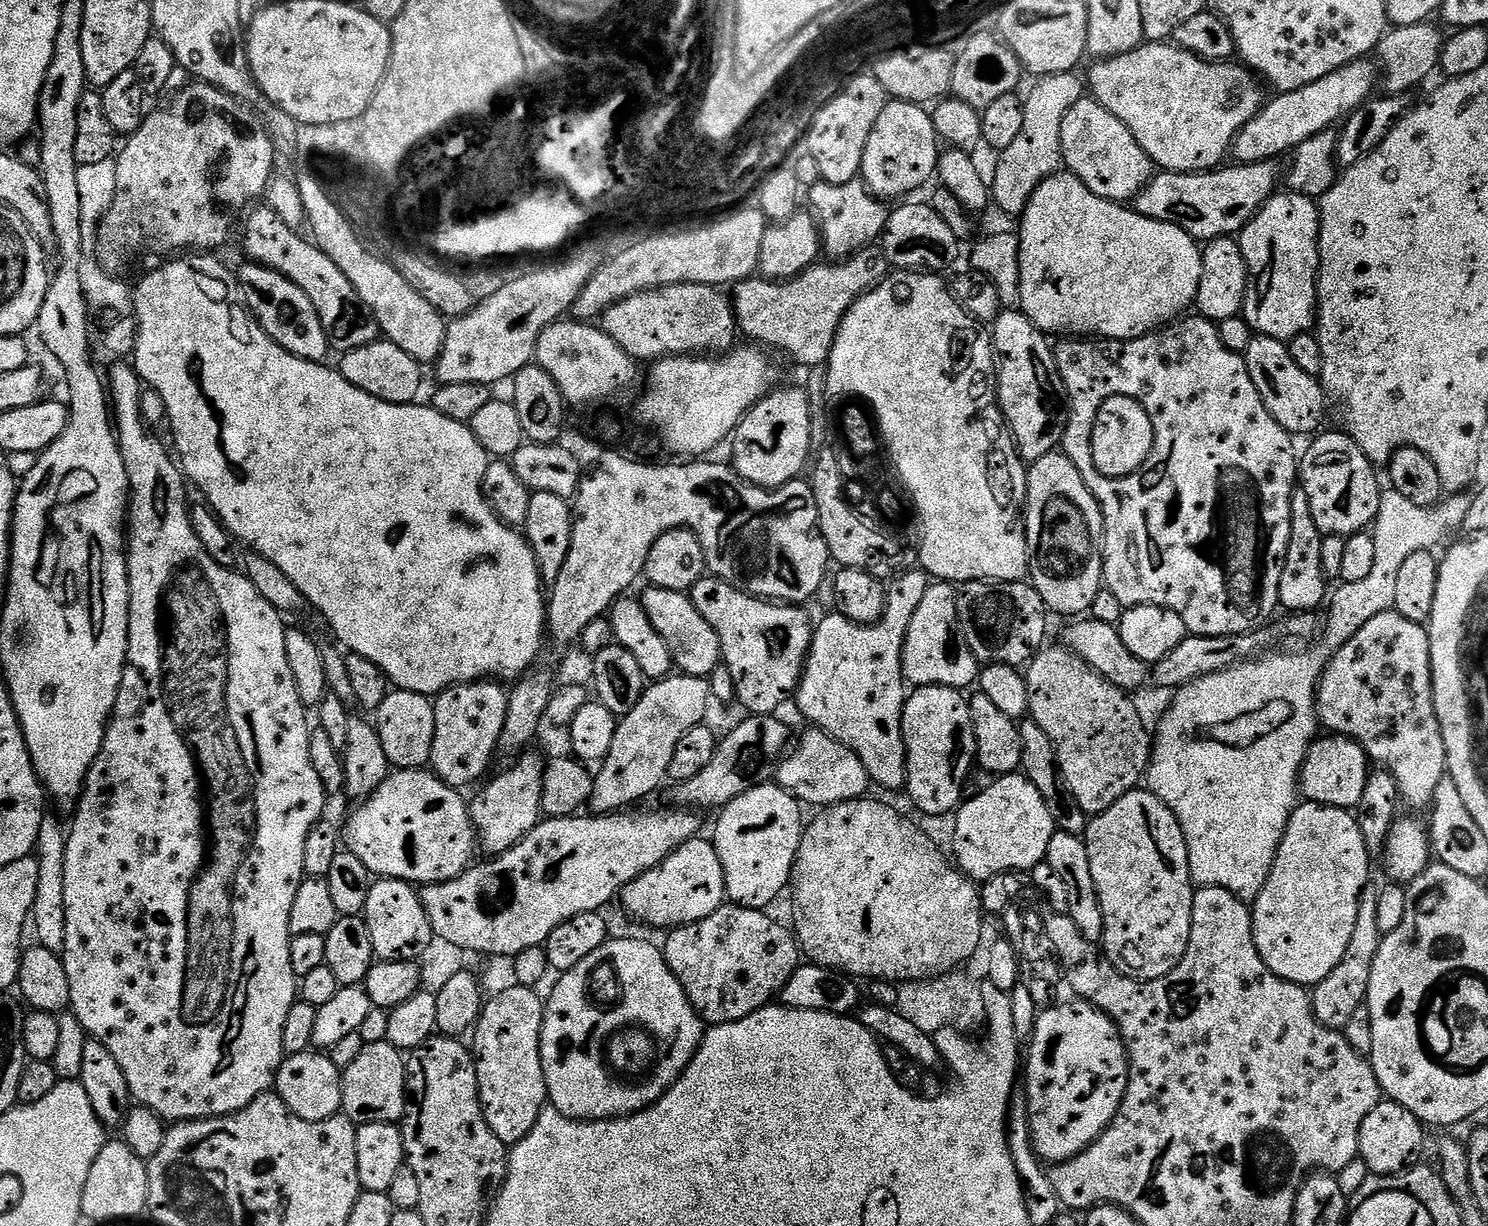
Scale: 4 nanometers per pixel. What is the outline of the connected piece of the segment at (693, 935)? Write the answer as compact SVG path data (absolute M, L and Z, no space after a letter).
M728 902L714 910L710 918L697 924L683 924L665 935L668 937L662 943L664 960L705 1025L733 1024L754 1014L759 1008L769 1007L779 997L786 982L790 982L794 970L800 967L802 953L793 929L779 924L768 914L758 908L744 908Z

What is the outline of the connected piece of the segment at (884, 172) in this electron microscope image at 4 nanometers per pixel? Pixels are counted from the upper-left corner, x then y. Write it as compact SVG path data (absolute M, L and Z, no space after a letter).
M889 99L882 114L878 114L878 122L874 122L874 130L870 130L866 154L862 154L860 176L872 195L885 202L896 202L911 197L908 196L911 192L918 191L928 179L936 176L941 151L942 144L934 130L931 111L905 100Z

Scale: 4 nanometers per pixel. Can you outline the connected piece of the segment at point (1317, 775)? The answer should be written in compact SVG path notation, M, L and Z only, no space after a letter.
M1324 734L1313 740L1312 745L1308 747L1304 765L1300 767L1300 792L1305 801L1313 804L1325 804L1335 808L1354 810L1358 806L1358 802L1362 802L1362 794L1366 791L1369 775L1370 761L1367 754L1364 753L1364 748L1357 740L1350 736Z

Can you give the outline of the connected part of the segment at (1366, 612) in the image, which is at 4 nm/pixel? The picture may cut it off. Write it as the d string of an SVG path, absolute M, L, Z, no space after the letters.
M1391 490L1380 493L1380 505L1376 515L1376 523L1371 529L1374 538L1374 566L1363 582L1353 584L1341 583L1340 596L1333 595L1327 608L1332 613L1332 620L1325 619L1322 624L1322 637L1329 653L1340 651L1344 644L1348 644L1367 620L1383 612L1393 611L1394 589L1398 583L1398 573L1406 563L1410 554L1427 552L1435 549L1435 544L1443 542L1447 536L1452 536L1463 529L1466 513L1470 511L1472 496L1468 494L1452 494L1435 508L1414 506L1410 498L1402 498L1402 494Z

